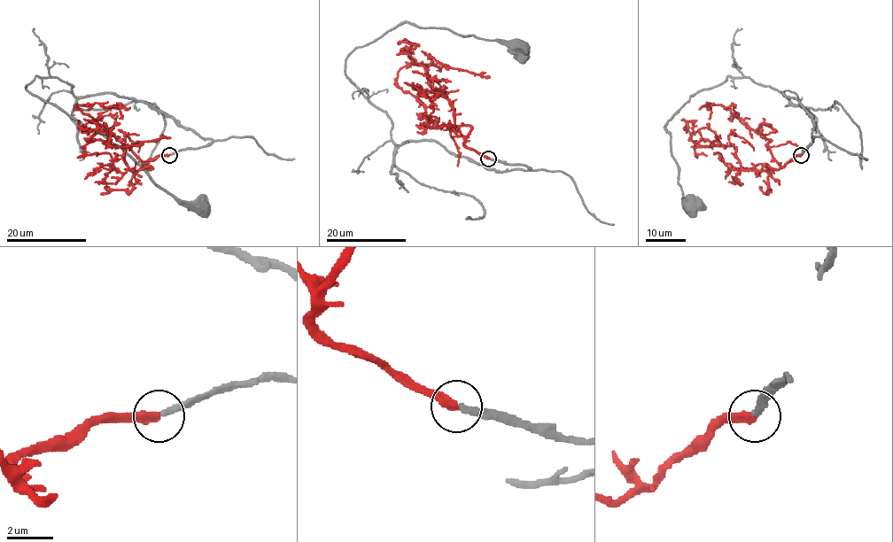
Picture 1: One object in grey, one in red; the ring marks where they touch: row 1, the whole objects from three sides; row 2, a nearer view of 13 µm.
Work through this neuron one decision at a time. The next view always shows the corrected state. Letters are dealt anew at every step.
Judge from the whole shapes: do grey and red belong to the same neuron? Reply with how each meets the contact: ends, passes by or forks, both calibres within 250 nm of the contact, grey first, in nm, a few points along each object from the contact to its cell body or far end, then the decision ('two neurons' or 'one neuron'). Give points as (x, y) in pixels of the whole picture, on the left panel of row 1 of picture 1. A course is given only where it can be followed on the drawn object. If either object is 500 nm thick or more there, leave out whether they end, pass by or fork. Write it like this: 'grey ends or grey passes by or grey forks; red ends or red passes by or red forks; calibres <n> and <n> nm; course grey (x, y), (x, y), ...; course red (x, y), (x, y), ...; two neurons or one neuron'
grey ends; red ends; calibres 280 and 400 nm; course grey (170, 154), (212, 142), (131, 99), (77, 96), (52, 77), (26, 87), (201, 206); course red (169, 154), (145, 162), (151, 167), (131, 170), (124, 150), (108, 143), (108, 130), (113, 146), (170, 137); one neuron

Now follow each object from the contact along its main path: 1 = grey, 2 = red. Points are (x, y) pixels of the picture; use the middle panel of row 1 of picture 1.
1: (489, 158), (531, 169), (397, 144), (345, 60), (407, 21), (520, 44)
2: (488, 158), (464, 144), (470, 127), (454, 124), (450, 102), (430, 86), (429, 57), (489, 78)

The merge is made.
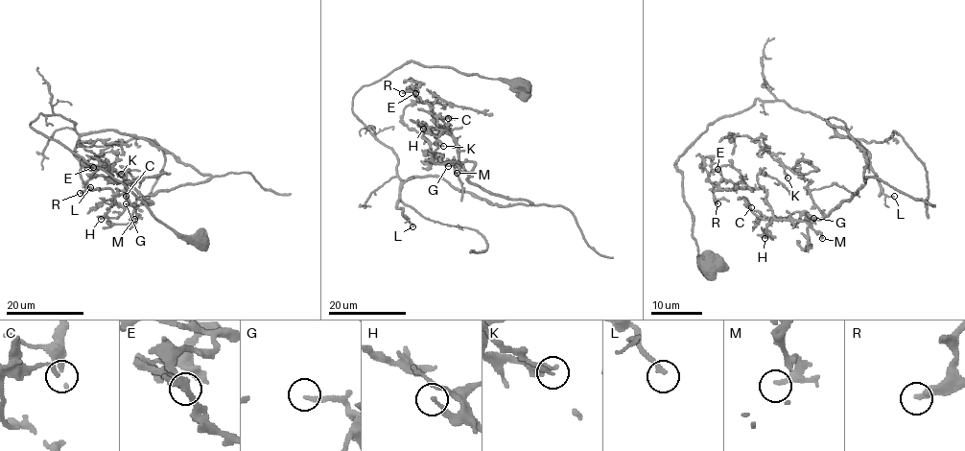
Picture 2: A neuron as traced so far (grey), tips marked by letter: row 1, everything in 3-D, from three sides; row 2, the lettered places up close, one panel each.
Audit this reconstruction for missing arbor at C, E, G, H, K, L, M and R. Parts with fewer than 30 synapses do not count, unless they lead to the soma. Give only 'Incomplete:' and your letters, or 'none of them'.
Incomplete: none of them

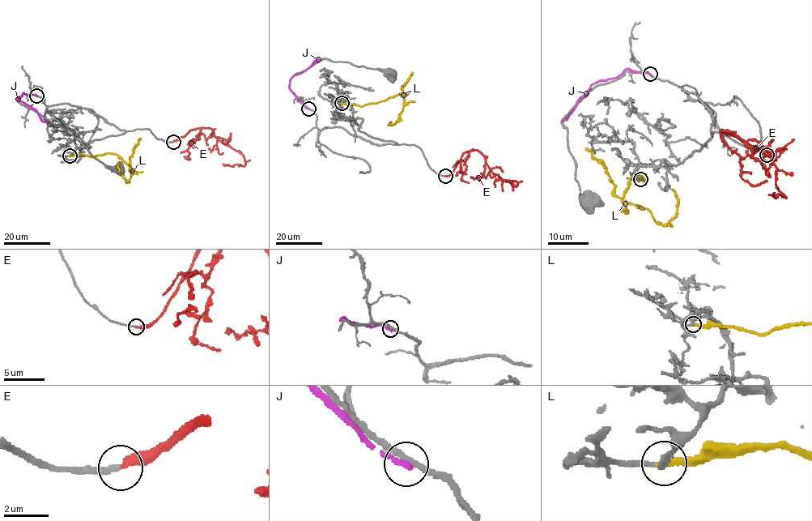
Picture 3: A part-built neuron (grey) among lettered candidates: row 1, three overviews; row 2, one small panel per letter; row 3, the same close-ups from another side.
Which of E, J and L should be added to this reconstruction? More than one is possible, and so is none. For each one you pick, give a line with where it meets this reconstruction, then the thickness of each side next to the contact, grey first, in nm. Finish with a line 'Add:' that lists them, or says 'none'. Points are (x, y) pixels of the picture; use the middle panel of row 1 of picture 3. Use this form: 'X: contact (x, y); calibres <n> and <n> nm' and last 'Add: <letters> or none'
Add: none

